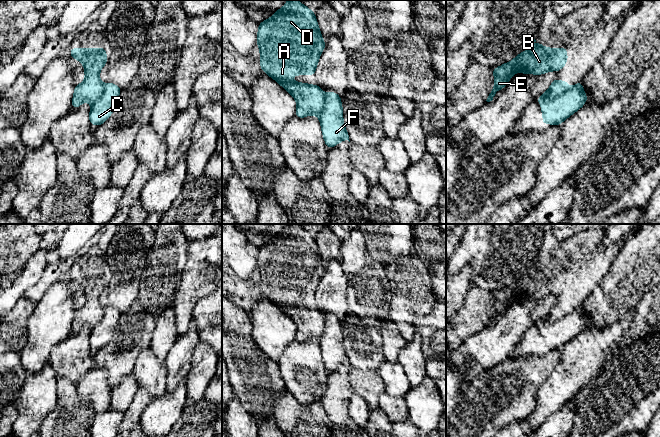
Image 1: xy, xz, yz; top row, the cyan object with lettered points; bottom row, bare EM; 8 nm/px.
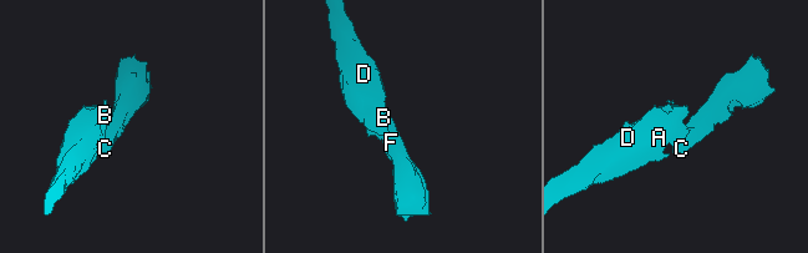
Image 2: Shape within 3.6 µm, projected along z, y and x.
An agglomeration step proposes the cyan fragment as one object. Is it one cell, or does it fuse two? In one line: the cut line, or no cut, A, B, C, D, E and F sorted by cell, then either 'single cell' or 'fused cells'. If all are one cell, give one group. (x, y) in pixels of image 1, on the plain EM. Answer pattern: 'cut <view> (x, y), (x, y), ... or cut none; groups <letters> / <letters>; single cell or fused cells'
cut yz (568, 312), (559, 318), (545, 321), (540, 326); groups A B D E / C F; fused cells

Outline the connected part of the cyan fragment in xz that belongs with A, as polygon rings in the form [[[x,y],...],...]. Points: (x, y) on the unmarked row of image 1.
[[[288,224],[273,240],[259,248],[257,269],[260,274],[261,294],[279,307],[296,324],[297,334],[295,340],[299,342],[309,339],[320,341],[325,326],[323,314],[318,309],[299,307],[292,304],[293,299],[315,299],[317,287],[325,272],[325,266],[322,262],[314,235],[304,230],[298,224]]]

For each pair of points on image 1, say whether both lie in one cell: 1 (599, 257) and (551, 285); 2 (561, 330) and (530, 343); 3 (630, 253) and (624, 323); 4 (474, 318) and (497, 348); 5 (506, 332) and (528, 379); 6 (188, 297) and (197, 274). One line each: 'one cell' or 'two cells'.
1: one cell
2: one cell
3: two cells
4: two cells
5: two cells
6: one cell

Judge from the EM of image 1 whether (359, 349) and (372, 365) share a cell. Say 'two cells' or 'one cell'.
one cell

